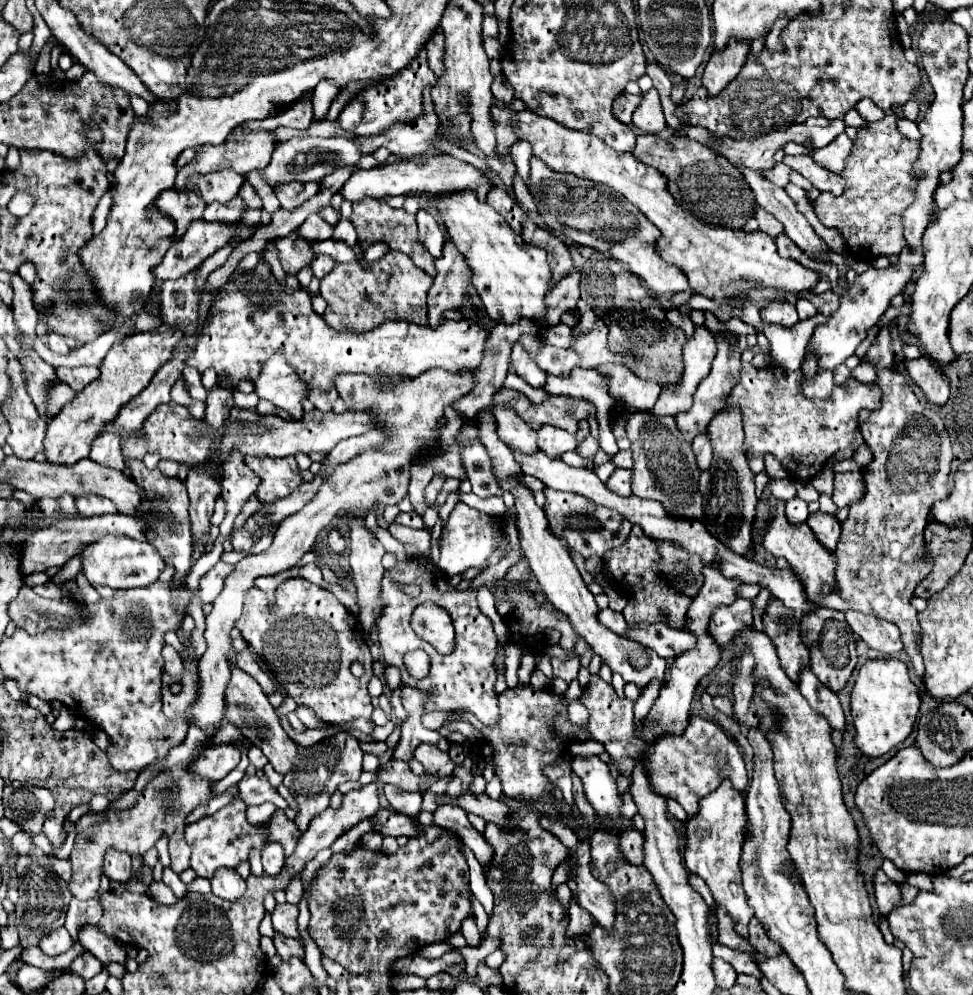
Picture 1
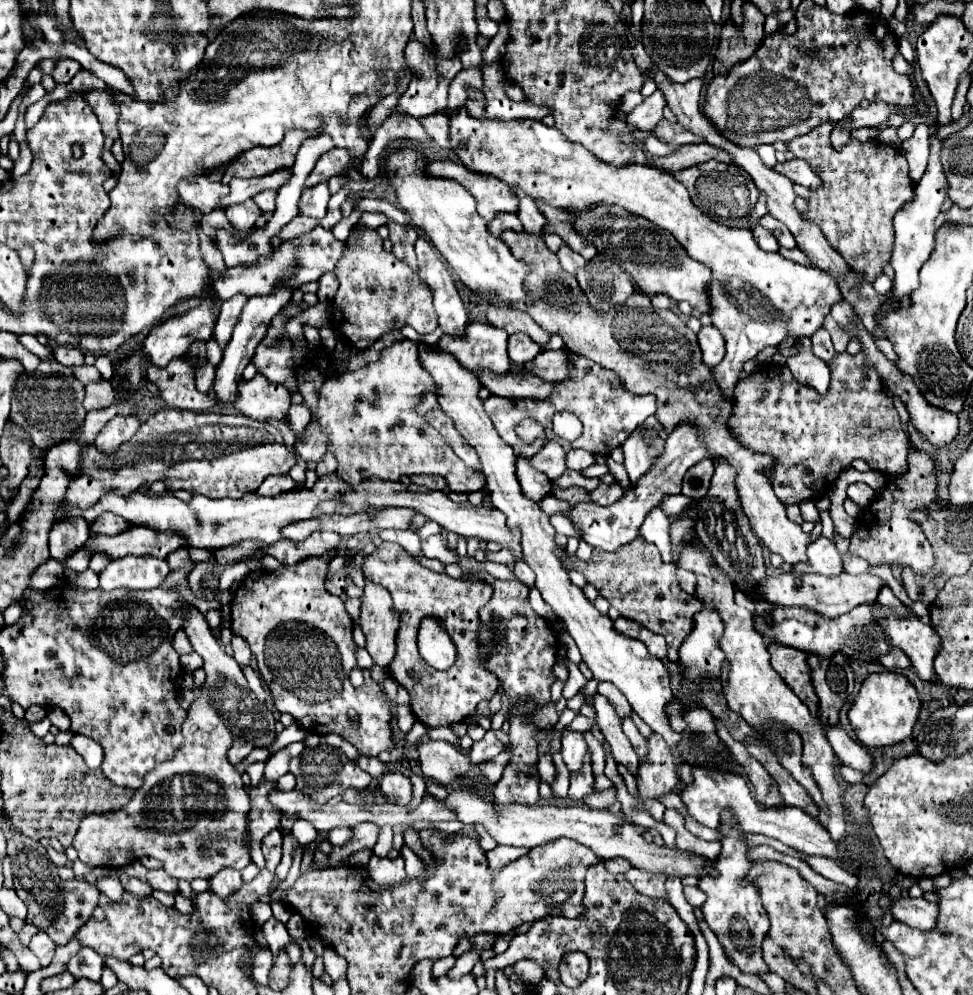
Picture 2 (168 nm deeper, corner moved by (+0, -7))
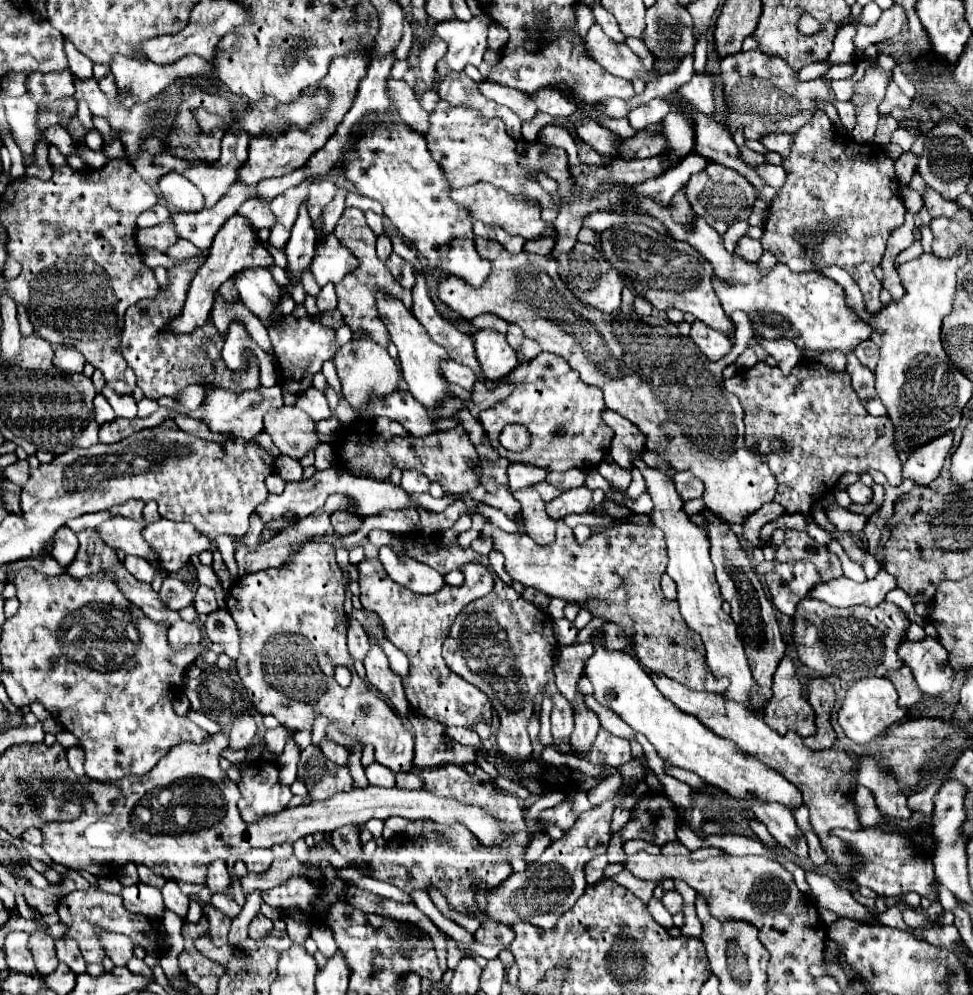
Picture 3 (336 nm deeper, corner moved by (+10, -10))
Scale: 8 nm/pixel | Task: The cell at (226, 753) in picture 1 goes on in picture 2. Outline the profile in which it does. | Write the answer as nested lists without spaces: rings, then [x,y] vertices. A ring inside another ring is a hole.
[[[236,738],[234,740],[234,744],[232,744],[232,748],[228,750],[228,762],[232,764],[232,766],[236,766],[244,756],[248,756],[250,754],[250,750],[252,750],[252,744],[250,742],[246,742],[244,738]]]

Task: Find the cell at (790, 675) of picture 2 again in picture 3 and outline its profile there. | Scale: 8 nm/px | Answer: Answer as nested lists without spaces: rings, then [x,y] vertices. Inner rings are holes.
[[[784,657],[774,673],[774,697],[768,701],[764,719],[778,731],[786,735],[786,731],[796,731],[800,737],[808,737],[816,733],[814,711],[808,699],[802,697],[802,685],[796,679],[794,663],[790,657]]]

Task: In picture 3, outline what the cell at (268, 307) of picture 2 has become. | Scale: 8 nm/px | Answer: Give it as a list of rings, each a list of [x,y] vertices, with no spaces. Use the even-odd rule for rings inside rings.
[[[306,203],[300,205],[298,209],[298,219],[292,227],[292,237],[284,249],[288,261],[290,261],[290,279],[302,275],[302,271],[312,263],[314,257],[314,247],[316,247],[316,231],[314,231],[314,223],[308,215],[308,207]]]

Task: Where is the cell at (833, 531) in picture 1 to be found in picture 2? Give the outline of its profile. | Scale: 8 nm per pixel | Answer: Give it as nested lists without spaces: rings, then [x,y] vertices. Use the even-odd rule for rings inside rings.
[[[820,536],[808,546],[808,562],[802,566],[794,566],[792,570],[816,572],[822,576],[838,576],[842,572],[842,558],[834,542],[826,536]]]

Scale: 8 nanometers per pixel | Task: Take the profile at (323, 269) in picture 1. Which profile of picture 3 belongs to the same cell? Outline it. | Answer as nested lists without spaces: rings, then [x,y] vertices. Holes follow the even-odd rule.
[[[328,283],[322,287],[320,295],[318,295],[318,309],[322,313],[334,311],[338,307],[338,299],[336,299],[336,291],[334,291],[334,283]]]

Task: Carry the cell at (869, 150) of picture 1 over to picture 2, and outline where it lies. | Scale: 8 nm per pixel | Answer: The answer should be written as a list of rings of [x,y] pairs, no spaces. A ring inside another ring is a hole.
[[[832,122],[820,124],[810,134],[798,136],[786,144],[796,158],[804,158],[826,182],[824,188],[812,192],[810,210],[804,212],[804,216],[814,224],[820,224],[830,246],[850,268],[866,274],[872,282],[880,274],[880,266],[890,262],[894,250],[892,218],[900,210],[900,204],[912,198],[914,184],[908,176],[908,162],[898,148],[882,144],[880,140],[850,140],[836,152],[828,142],[832,128]]]

